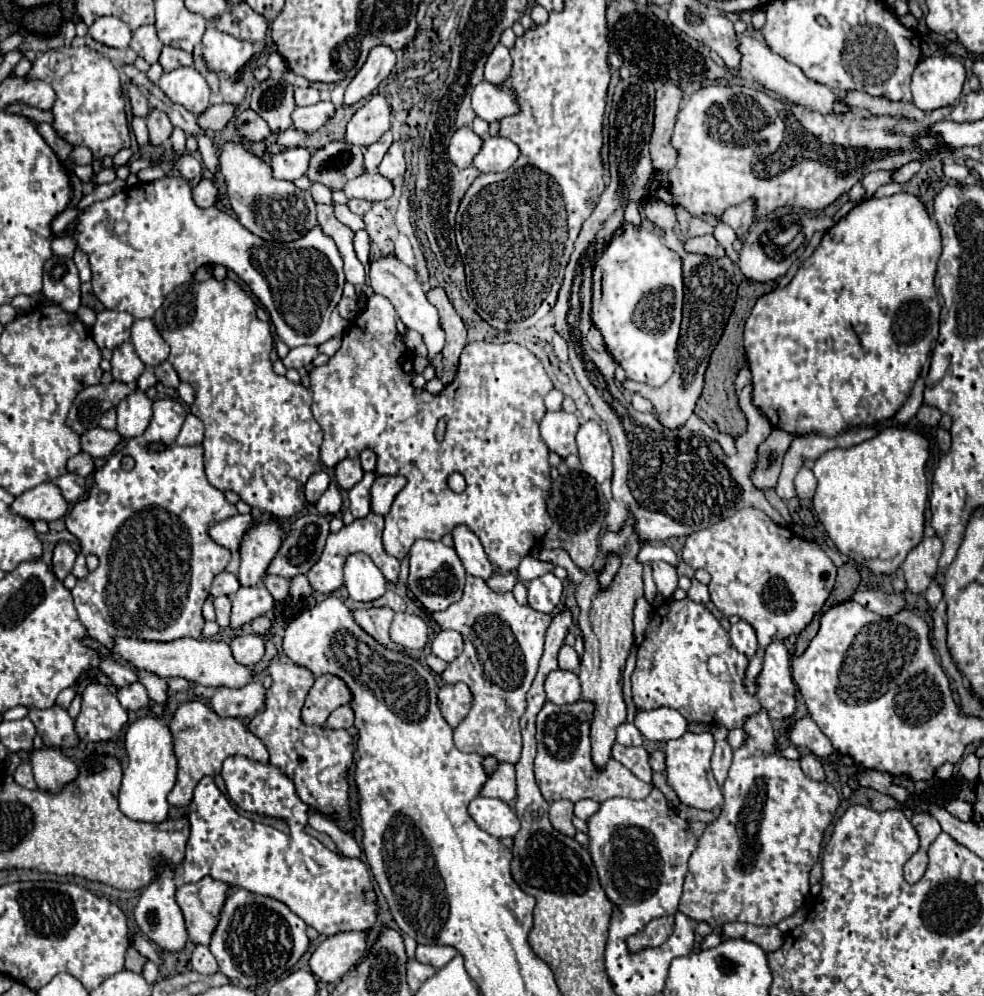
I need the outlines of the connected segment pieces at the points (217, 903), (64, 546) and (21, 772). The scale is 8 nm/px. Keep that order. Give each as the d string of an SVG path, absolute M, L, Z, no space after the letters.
M210 876L178 888L176 902L184 912L188 938L194 944L210 944L212 932L220 920L220 908L228 898L228 890L228 884L220 884L220 880L212 880Z
M62 542L62 544L58 544L58 546L54 548L52 572L54 572L54 576L56 576L60 582L70 574L72 566L74 566L74 560L76 560L76 550L74 550L68 542Z
M22 762L18 768L16 768L16 774L14 774L14 780L24 786L24 788L30 788L30 790L36 790L36 782L34 782L34 776L32 776L32 766L28 766L28 762Z

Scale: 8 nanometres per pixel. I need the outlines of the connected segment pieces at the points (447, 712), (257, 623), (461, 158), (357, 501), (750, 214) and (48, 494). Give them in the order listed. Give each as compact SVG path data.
M444 684L438 690L438 706L444 720L456 728L472 708L472 690L466 684Z
M258 616L256 620L252 620L252 630L260 636L264 636L270 628L272 628L272 620L268 616Z
M460 128L450 140L448 156L458 168L470 168L480 148L482 148L482 140L472 132L472 128Z
M374 472L364 474L364 478L348 492L350 498L350 512L354 518L364 518L370 514L370 488L374 482Z
M748 200L740 206L732 206L722 214L722 222L734 228L736 236L744 236L754 222L754 202Z
M42 482L36 488L26 490L12 502L12 512L24 516L26 520L58 520L66 514L68 502L60 494L54 482Z

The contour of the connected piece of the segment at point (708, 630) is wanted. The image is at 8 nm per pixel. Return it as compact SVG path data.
M690 598L668 600L656 608L650 624L654 628L648 630L644 644L638 648L638 666L632 674L636 708L670 706L688 722L726 726L728 730L742 728L748 716L762 710L756 696L744 688L748 658L740 652L734 654L728 632L704 604L696 604Z

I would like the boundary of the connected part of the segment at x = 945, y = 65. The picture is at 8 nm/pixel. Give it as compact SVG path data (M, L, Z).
M928 56L912 74L912 96L920 110L952 106L966 80L964 66L952 56Z

